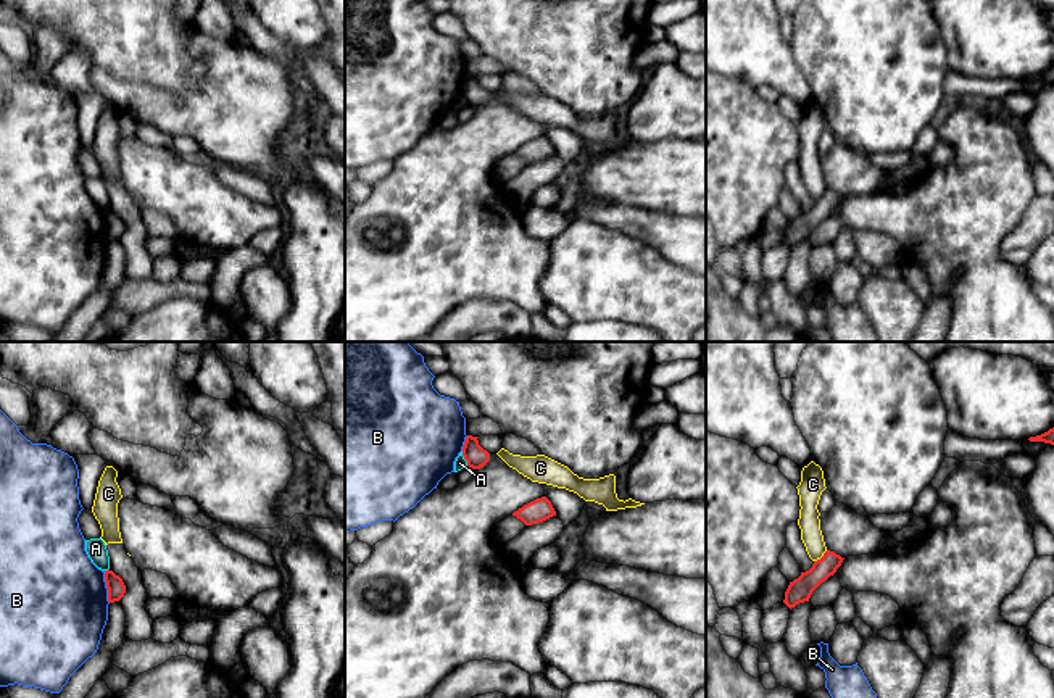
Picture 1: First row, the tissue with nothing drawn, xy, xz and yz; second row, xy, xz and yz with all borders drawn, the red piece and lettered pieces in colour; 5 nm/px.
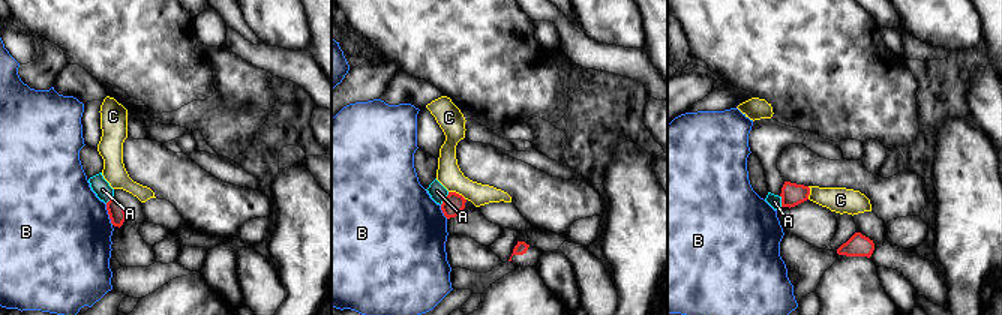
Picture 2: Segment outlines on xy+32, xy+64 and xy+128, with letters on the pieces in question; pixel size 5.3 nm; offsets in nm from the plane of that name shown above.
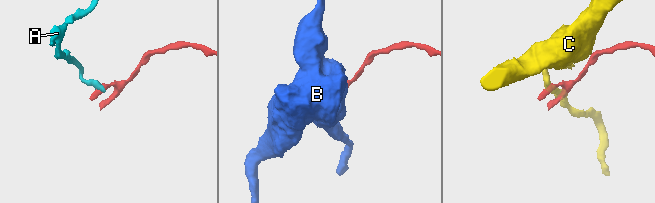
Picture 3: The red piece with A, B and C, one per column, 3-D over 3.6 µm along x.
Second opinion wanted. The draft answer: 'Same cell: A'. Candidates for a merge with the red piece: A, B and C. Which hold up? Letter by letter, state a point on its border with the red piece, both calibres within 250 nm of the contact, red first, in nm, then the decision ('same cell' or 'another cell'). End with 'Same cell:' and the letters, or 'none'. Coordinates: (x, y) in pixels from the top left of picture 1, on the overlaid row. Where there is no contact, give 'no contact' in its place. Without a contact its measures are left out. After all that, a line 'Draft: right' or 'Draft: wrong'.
A: meets red in xz at (464, 458); 110 nm thick on the red side, 60 nm on the other; another cell
B: meets red in xy at (107, 587); 90 nm thick on the red side, 500 nm on the other; another cell
C: meets red in yz at (822, 556); 120 nm thick on the red side, 110 nm on the other; another cell
Same cell: none
Draft: wrong

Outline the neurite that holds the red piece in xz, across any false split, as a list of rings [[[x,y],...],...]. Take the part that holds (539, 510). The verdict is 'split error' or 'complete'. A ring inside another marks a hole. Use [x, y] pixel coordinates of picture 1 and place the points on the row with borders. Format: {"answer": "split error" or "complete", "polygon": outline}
{"answer": "complete", "polygon": [[[542,496],[524,505],[517,511],[514,511],[512,516],[521,519],[525,526],[532,526],[556,516],[556,511],[551,501],[546,496]]]}

